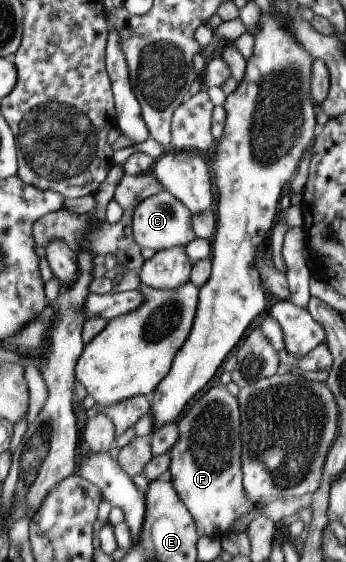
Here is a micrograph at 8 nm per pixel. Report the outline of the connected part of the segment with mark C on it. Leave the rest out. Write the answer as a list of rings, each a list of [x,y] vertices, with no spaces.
[[[161,190],[159,194],[143,200],[134,210],[133,236],[140,248],[151,248],[156,252],[187,246],[196,237],[193,226],[191,226],[191,218],[191,211],[184,204],[181,204],[168,190]]]

